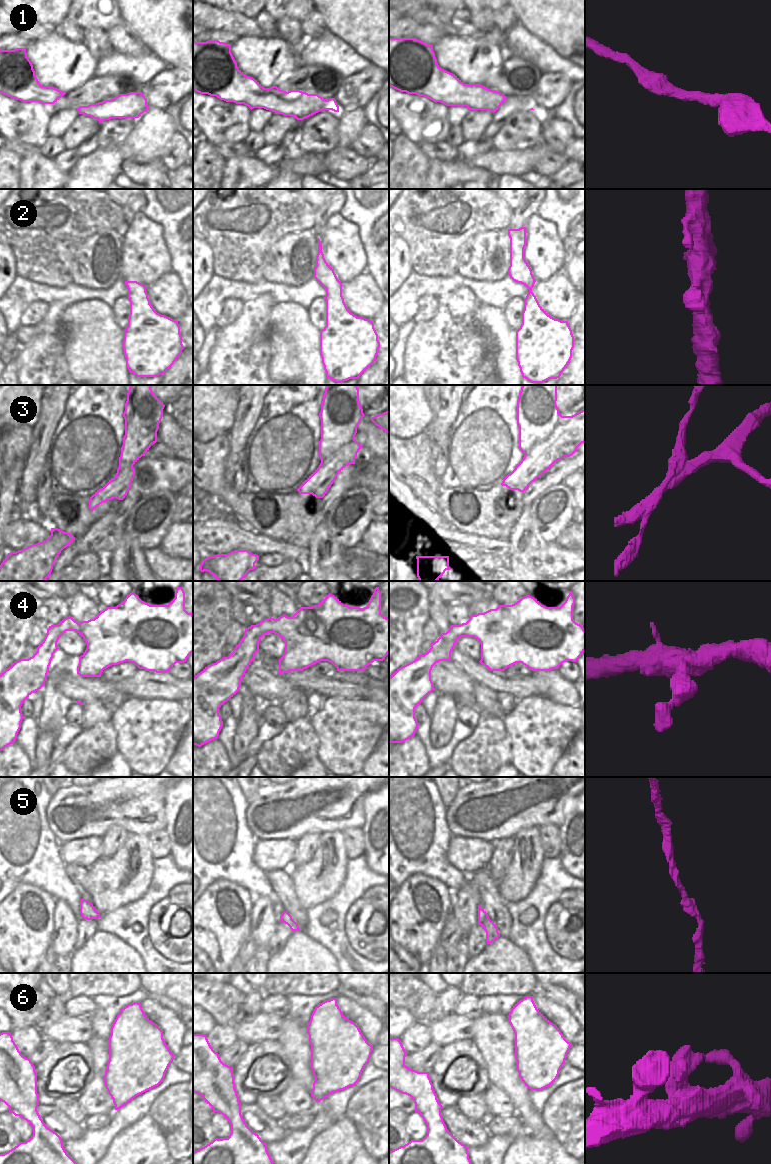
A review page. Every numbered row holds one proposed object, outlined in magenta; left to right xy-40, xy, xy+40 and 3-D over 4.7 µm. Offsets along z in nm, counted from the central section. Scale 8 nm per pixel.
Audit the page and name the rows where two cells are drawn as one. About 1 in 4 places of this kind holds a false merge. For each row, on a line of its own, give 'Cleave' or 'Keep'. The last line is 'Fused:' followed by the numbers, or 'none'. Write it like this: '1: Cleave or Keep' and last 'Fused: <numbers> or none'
1: Keep
2: Keep
3: Cleave
4: Keep
5: Keep
6: Keep
Fused: 3

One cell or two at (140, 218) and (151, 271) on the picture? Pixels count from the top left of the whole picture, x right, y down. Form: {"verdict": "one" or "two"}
{"verdict": "one"}

